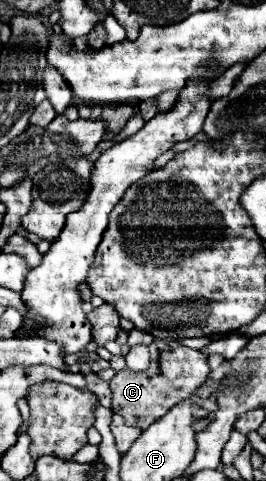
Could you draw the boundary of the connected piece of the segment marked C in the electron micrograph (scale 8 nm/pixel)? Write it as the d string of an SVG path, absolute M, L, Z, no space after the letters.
M154 340L148 348L152 362L146 372L132 372L130 368L124 368L110 380L112 412L120 414L128 426L138 426L140 430L148 428L148 424L164 416L168 408L180 404L180 400L196 392L196 388L202 386L210 374L208 356L204 356L200 350L186 348L176 340Z

